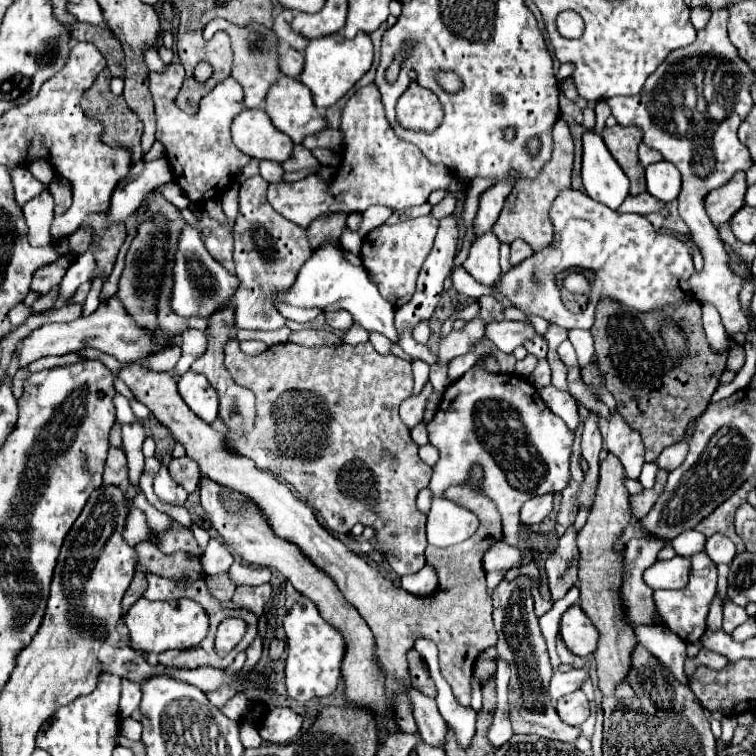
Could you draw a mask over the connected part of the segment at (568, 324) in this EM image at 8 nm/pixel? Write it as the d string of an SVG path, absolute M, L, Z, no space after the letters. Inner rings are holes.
M571 188L555 198L549 216L555 226L553 242L501 276L501 292L521 312L537 314L567 330L581 328L581 312L573 314L563 306L559 284L553 280L563 270L593 270L599 276L599 298L609 296L639 312L659 310L679 300L691 300L687 278L693 274L693 260L685 246L687 242L671 234L655 232L645 216L613 212L585 192Z

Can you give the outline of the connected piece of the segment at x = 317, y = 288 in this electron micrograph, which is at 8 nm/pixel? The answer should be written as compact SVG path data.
M327 240L319 248L315 248L313 256L299 270L291 290L279 294L275 304L277 310L293 322L309 322L317 314L327 310L347 310L351 312L353 320L367 332L379 332L393 342L397 340L397 330L393 324L393 306L379 296L379 290L369 280L367 270L363 266L353 266L345 258L345 250L339 240Z

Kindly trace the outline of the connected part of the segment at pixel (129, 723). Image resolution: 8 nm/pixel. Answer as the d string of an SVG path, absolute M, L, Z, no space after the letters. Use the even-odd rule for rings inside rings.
M123 718L123 720L121 720L119 732L121 732L123 736L127 736L129 740L141 740L141 730L143 730L141 722L137 722L137 720L133 720L133 718Z

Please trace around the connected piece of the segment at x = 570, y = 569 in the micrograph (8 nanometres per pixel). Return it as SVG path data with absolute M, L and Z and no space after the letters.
M571 524L567 532L561 536L559 546L547 558L547 582L551 588L553 600L559 600L567 594L569 588L577 586L577 570L579 570L579 554L577 554L577 528Z

